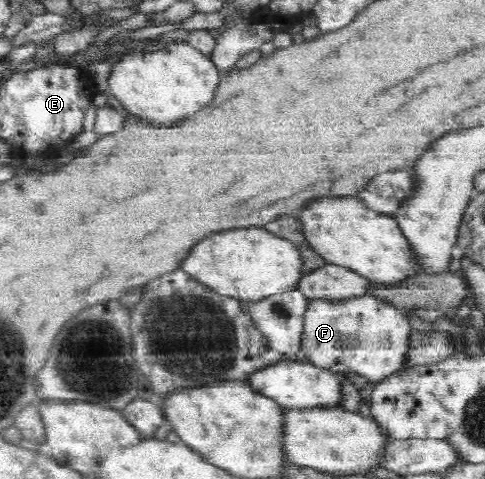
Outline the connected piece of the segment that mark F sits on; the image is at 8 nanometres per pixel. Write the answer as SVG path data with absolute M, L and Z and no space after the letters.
M370 294L345 300L311 300L305 314L301 350L318 367L341 375L353 371L368 378L372 385L408 366L414 334L406 309Z

